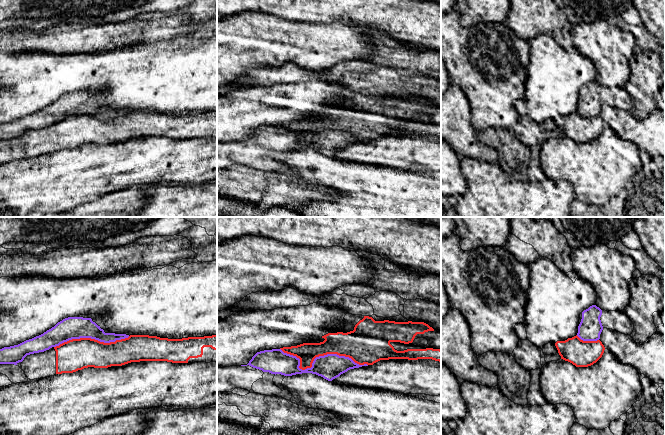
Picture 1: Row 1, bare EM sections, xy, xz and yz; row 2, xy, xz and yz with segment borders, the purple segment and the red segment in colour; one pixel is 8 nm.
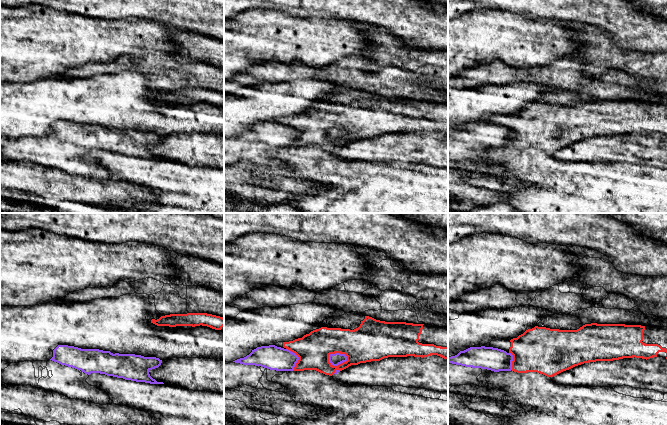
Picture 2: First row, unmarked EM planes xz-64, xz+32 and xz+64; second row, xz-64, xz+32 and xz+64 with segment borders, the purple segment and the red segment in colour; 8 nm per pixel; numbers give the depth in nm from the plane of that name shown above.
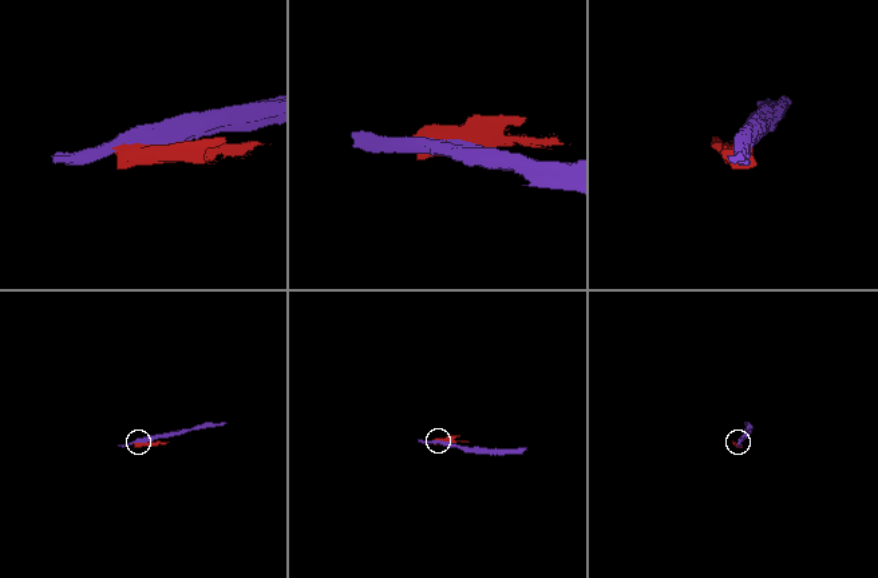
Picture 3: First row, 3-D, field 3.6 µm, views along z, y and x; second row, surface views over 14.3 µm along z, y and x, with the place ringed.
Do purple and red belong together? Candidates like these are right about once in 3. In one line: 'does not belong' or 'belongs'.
does not belong

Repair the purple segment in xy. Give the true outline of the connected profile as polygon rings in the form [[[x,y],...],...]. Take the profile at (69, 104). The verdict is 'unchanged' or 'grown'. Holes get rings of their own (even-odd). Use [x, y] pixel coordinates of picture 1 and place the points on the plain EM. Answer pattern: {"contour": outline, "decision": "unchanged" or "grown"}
{"contour": [[[68,93],[39,112],[0,125],[0,140],[17,141],[27,131],[44,128],[72,115],[91,114],[110,119],[128,113],[126,110],[105,109],[91,94]]], "decision": "unchanged"}

